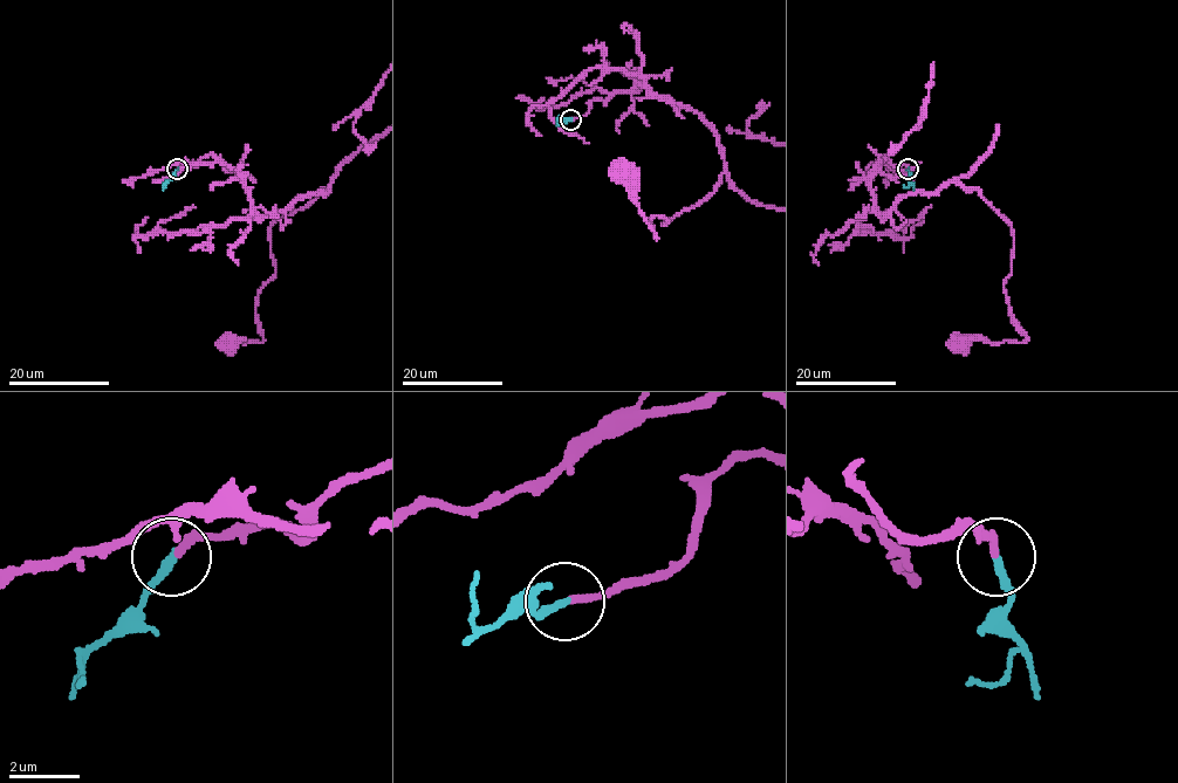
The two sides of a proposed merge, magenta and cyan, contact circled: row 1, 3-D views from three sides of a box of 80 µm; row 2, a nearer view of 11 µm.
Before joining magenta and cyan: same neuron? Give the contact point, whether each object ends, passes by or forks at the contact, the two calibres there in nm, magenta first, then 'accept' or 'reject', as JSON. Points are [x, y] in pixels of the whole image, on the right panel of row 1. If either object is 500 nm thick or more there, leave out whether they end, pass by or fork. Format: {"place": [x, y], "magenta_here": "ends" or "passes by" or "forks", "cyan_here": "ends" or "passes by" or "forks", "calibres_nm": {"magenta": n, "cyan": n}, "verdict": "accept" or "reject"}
{"place": [908, 169], "magenta_here": "ends", "cyan_here": "ends", "calibres_nm": {"magenta": 240, "cyan": 240}, "verdict": "accept"}

